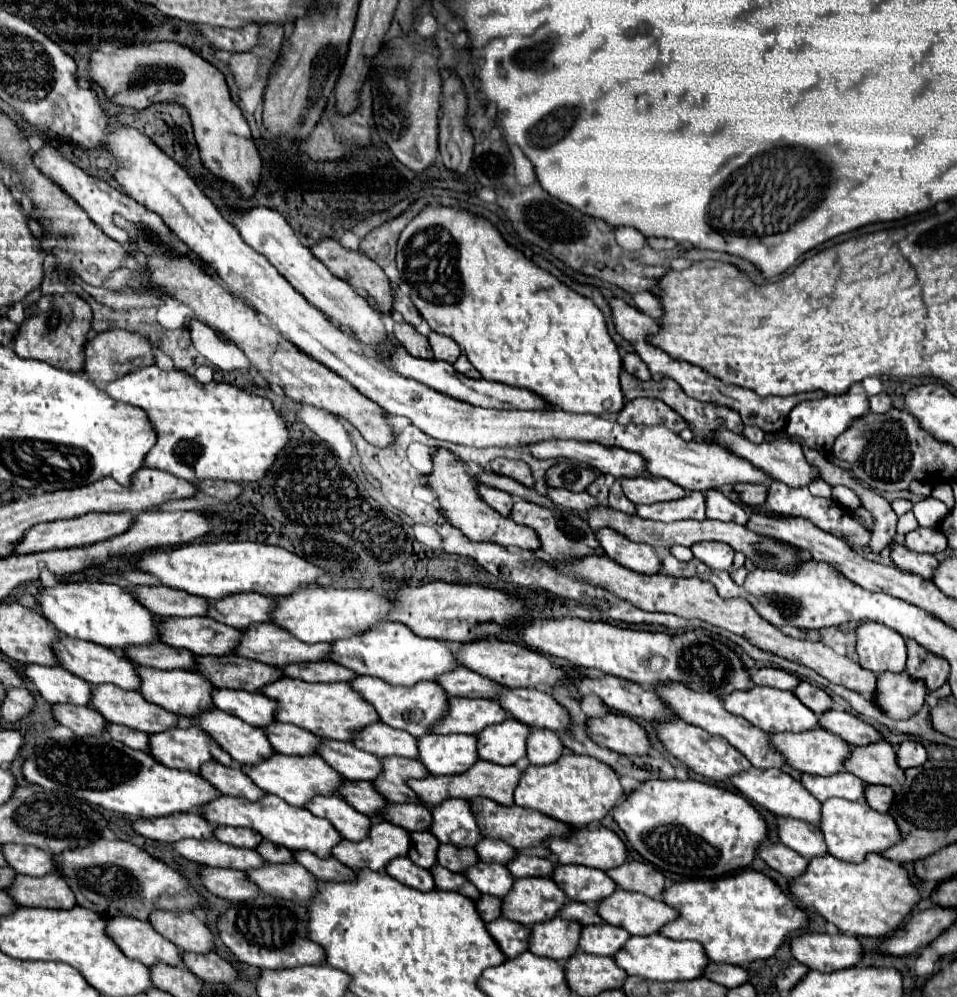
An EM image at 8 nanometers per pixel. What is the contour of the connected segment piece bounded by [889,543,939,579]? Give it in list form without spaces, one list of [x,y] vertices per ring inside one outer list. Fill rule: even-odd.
[[[895,543],[891,549],[891,561],[901,569],[901,571],[909,571],[909,573],[917,573],[925,579],[933,577],[933,571],[937,569],[939,561],[933,555],[925,555],[925,553],[911,553],[903,543]]]

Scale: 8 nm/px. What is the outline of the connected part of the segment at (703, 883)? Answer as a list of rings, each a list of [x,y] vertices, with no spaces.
[[[739,871],[739,873],[715,877],[715,879],[673,883],[663,891],[663,901],[669,907],[673,907],[679,913],[679,917],[675,921],[663,925],[659,929],[661,935],[665,935],[669,939],[679,939],[679,941],[683,941],[683,939],[699,941],[703,945],[709,961],[731,963],[731,965],[739,965],[739,967],[747,967],[749,963],[759,961],[759,959],[769,959],[771,955],[775,955],[781,941],[789,933],[803,929],[809,923],[807,915],[791,901],[791,897],[787,897],[773,879],[769,879],[767,875],[757,873],[757,871]]]

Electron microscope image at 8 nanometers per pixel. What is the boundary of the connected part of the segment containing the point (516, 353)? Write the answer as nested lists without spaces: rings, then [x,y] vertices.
[[[431,205],[425,207],[401,233],[399,237],[399,245],[397,245],[397,269],[401,273],[401,279],[409,285],[411,299],[415,303],[415,307],[419,309],[421,317],[429,323],[429,327],[435,333],[447,335],[451,337],[469,357],[469,361],[473,363],[473,367],[481,373],[483,379],[487,381],[497,381],[497,383],[505,383],[511,387],[519,387],[519,389],[527,389],[539,397],[543,397],[545,403],[549,403],[551,407],[563,409],[567,413],[593,413],[593,415],[613,415],[619,413],[625,405],[625,397],[621,393],[621,385],[619,385],[619,373],[621,373],[621,357],[619,351],[613,343],[613,339],[607,333],[605,327],[605,319],[603,313],[595,307],[593,301],[589,301],[587,297],[581,297],[579,293],[575,293],[573,289],[569,289],[567,285],[559,283],[551,273],[539,269],[533,261],[525,259],[519,251],[515,251],[513,247],[509,247],[503,237],[499,235],[499,231],[481,217],[475,217],[467,211],[459,211],[459,209],[451,209],[451,207],[441,207],[441,205]]]

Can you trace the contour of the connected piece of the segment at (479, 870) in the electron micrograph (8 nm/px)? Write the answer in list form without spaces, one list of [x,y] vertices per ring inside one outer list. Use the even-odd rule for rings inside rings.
[[[481,863],[465,869],[463,875],[481,891],[495,897],[503,897],[513,887],[513,875],[505,865],[499,863]]]

